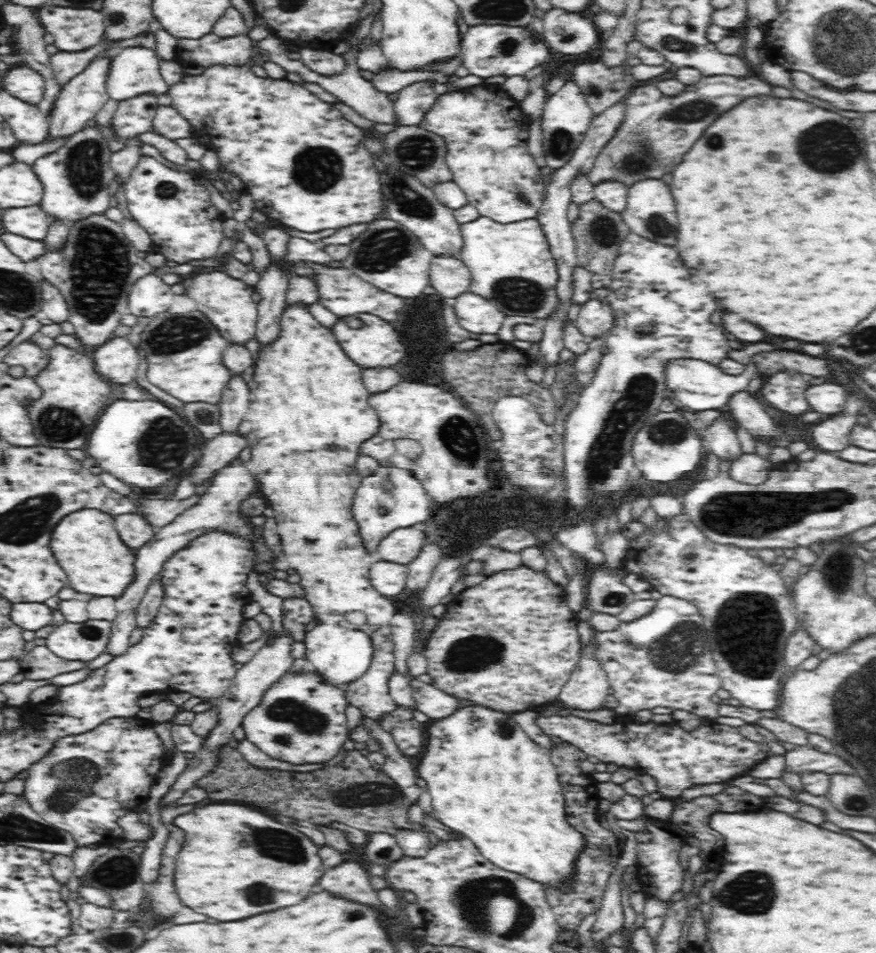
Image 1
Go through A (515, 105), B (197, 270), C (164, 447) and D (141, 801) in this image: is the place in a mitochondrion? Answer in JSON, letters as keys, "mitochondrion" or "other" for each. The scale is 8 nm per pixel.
{"A":"other","B":"other","C":"mitochondrion","D":"other"}

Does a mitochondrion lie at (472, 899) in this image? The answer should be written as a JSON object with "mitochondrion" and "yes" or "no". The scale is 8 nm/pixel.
{"mitochondrion":"yes"}

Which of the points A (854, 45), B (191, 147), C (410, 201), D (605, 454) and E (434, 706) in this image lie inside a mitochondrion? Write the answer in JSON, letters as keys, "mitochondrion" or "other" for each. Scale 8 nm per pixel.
{"A":"mitochondrion","B":"other","C":"mitochondrion","D":"mitochondrion","E":"other"}

